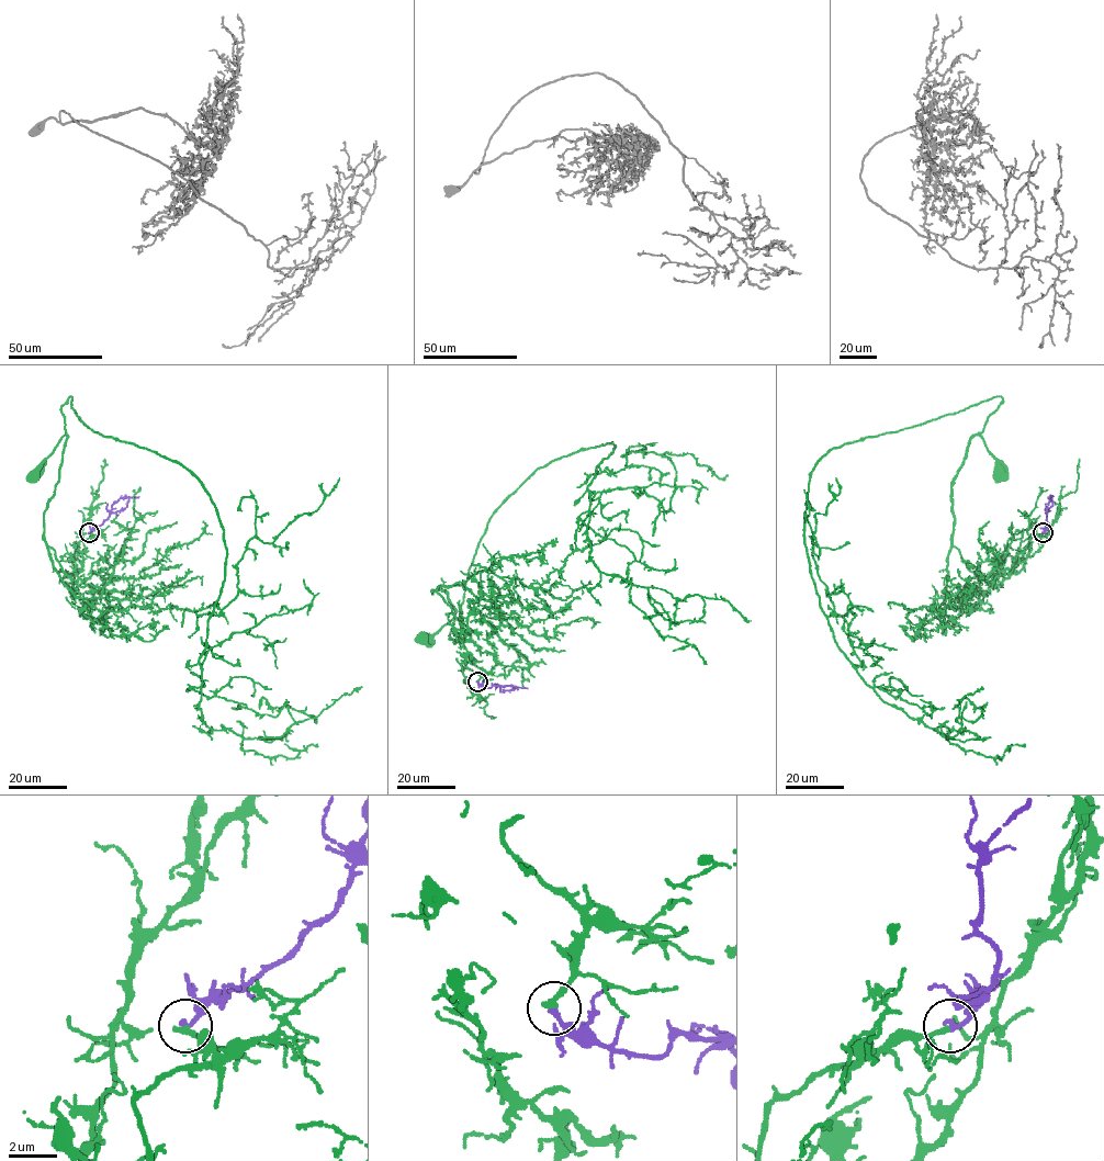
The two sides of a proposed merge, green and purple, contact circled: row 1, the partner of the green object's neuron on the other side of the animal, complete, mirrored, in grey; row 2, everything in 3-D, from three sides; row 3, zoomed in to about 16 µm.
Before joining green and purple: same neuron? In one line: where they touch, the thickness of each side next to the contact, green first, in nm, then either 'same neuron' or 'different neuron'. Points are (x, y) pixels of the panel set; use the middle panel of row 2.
(477, 682) | 260/240 nm | same neuron

